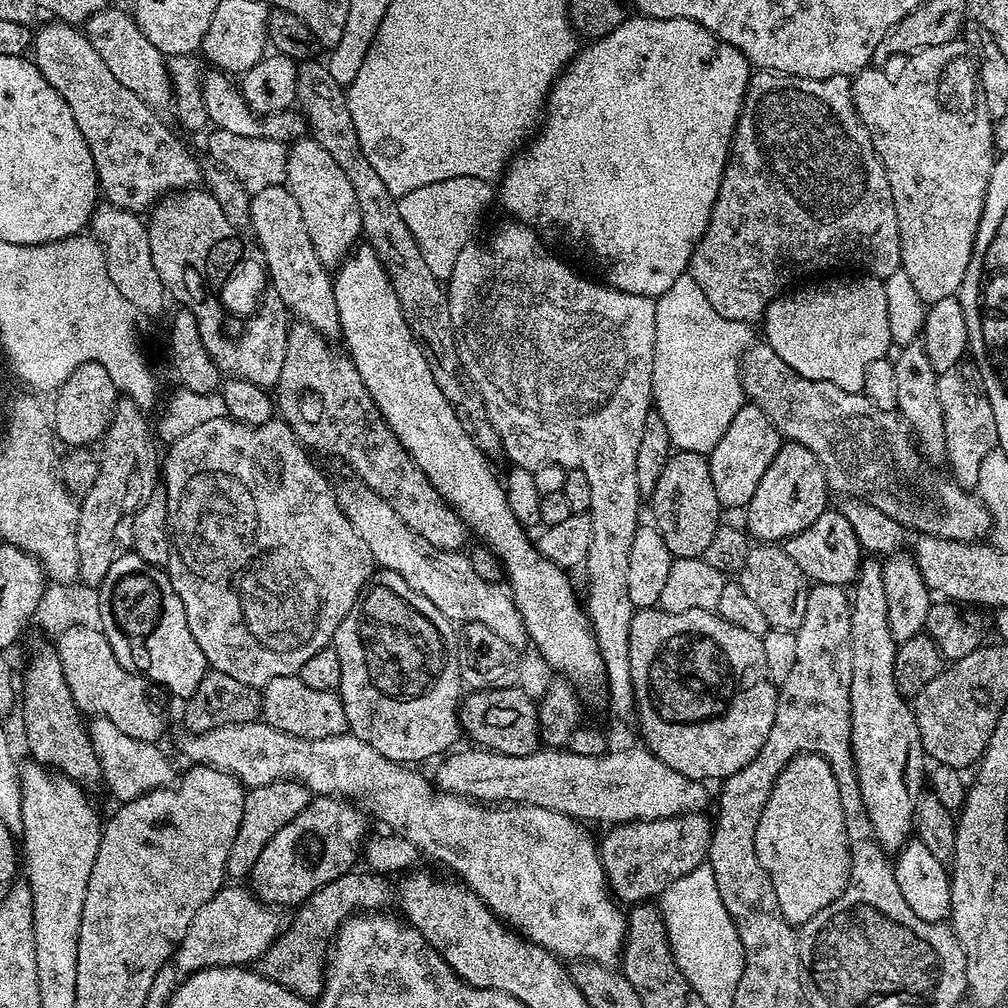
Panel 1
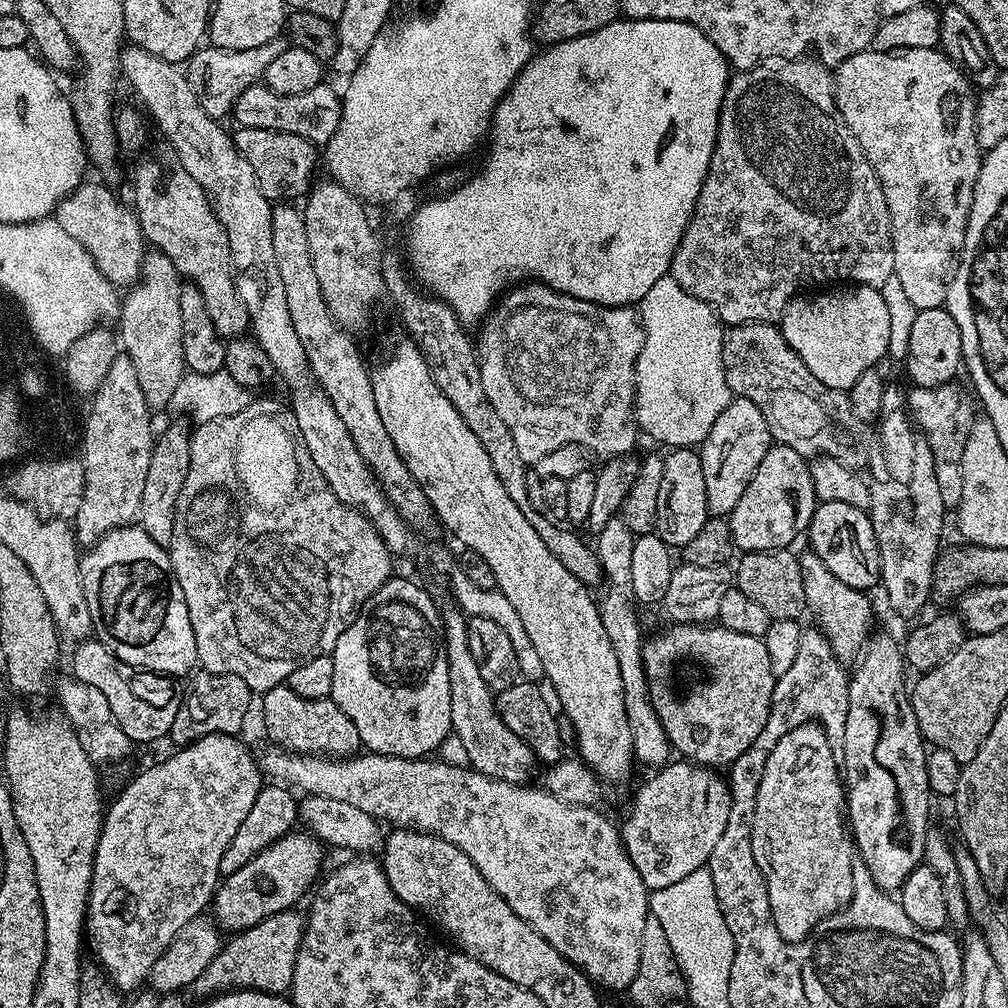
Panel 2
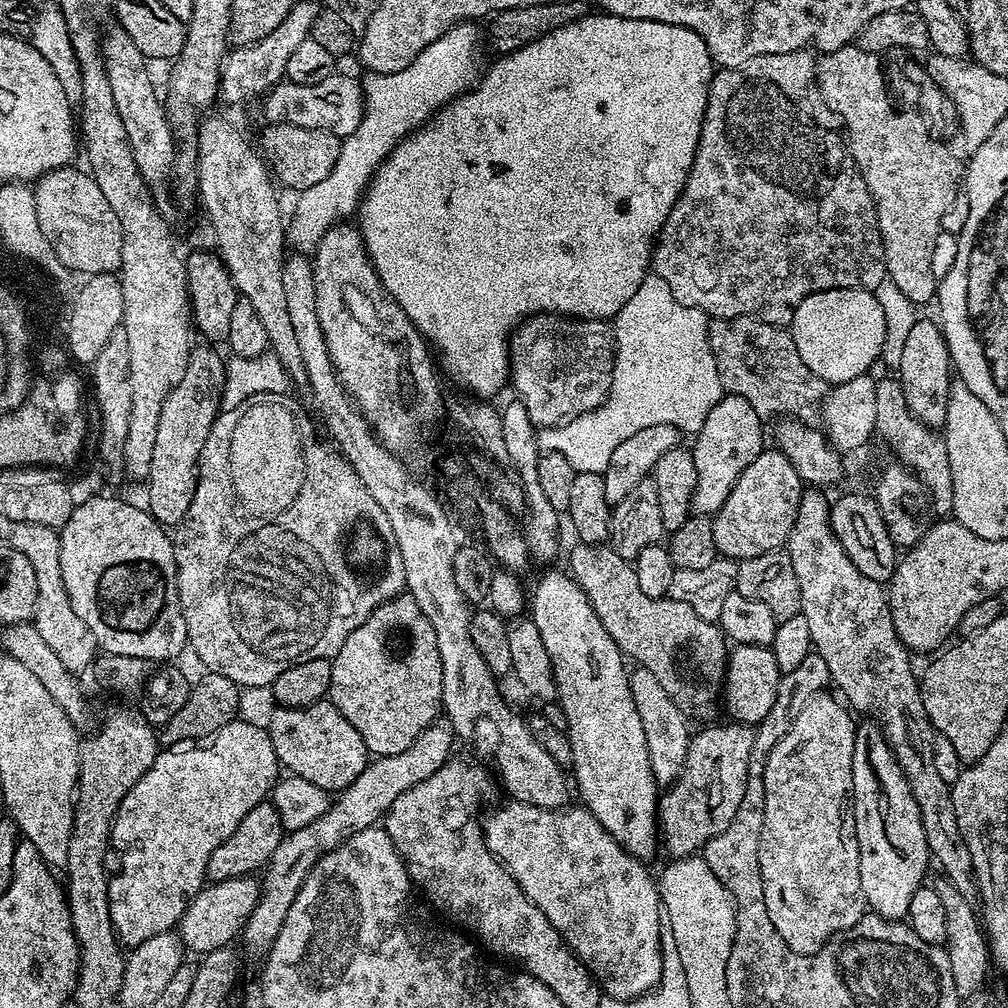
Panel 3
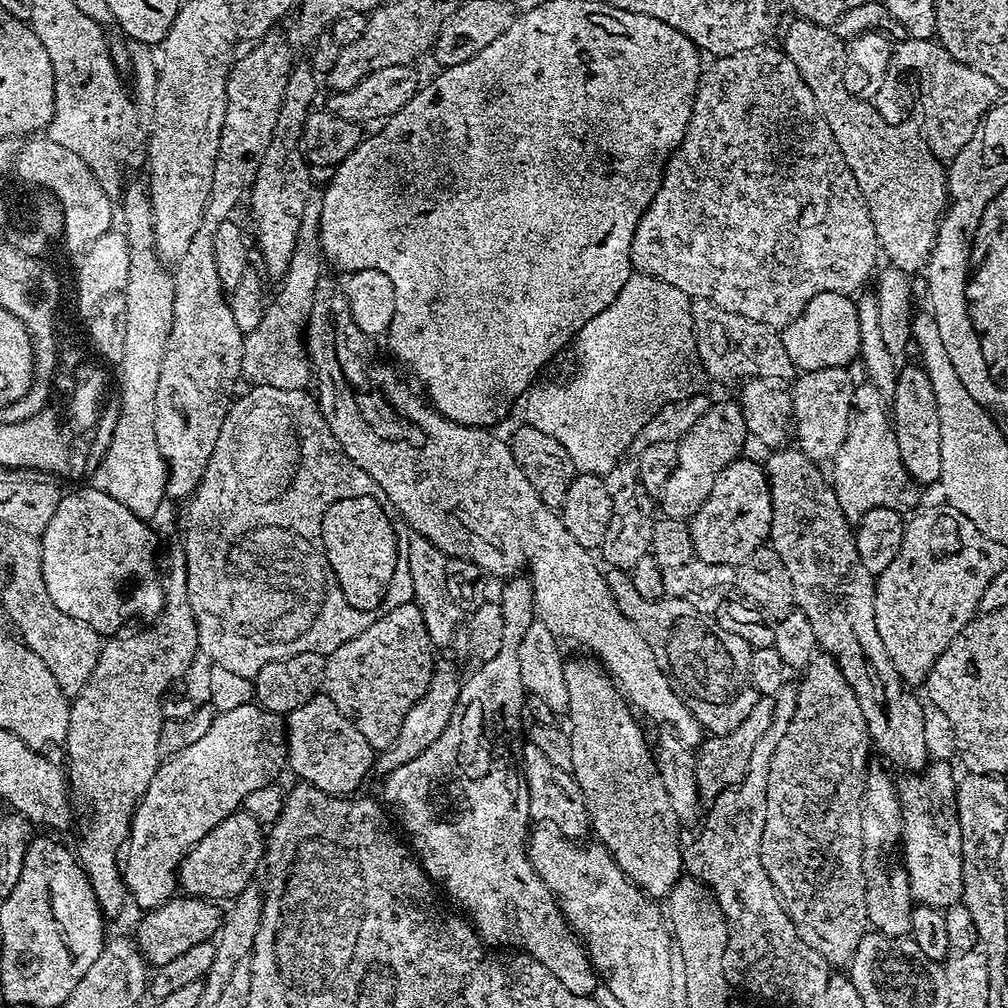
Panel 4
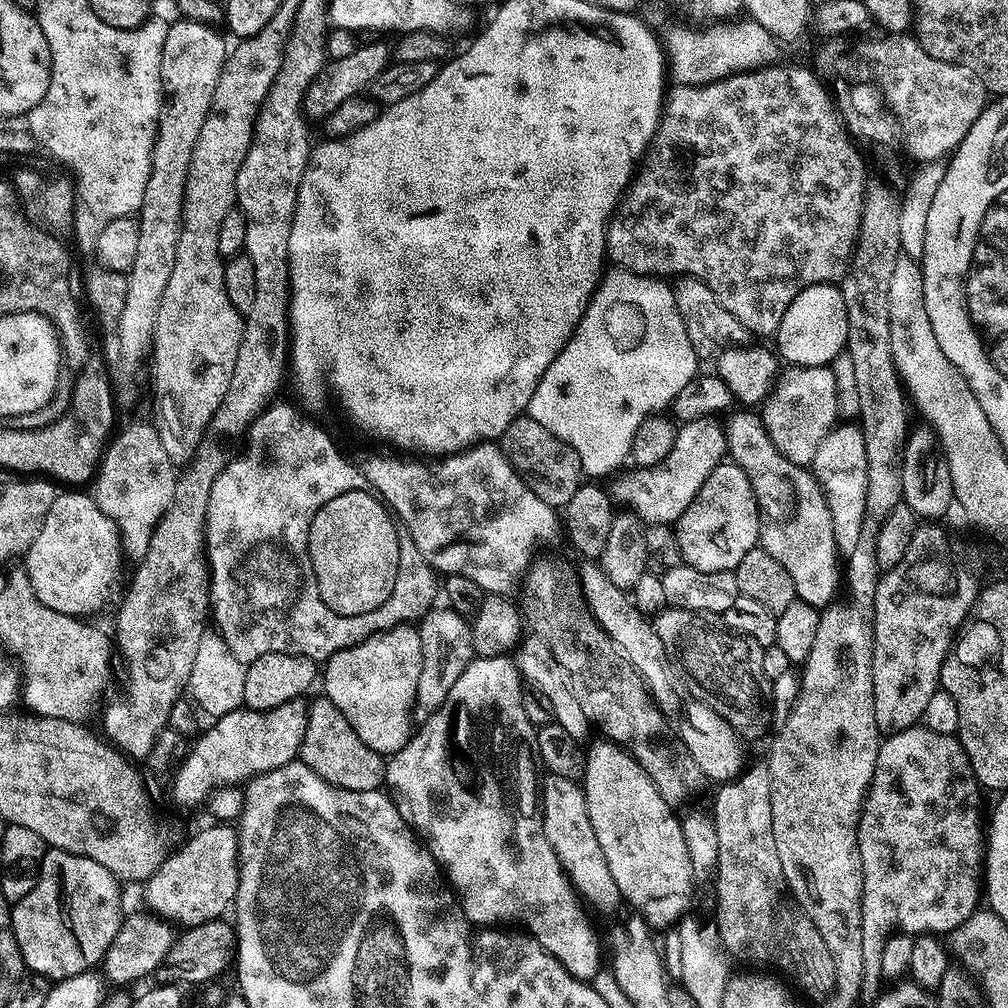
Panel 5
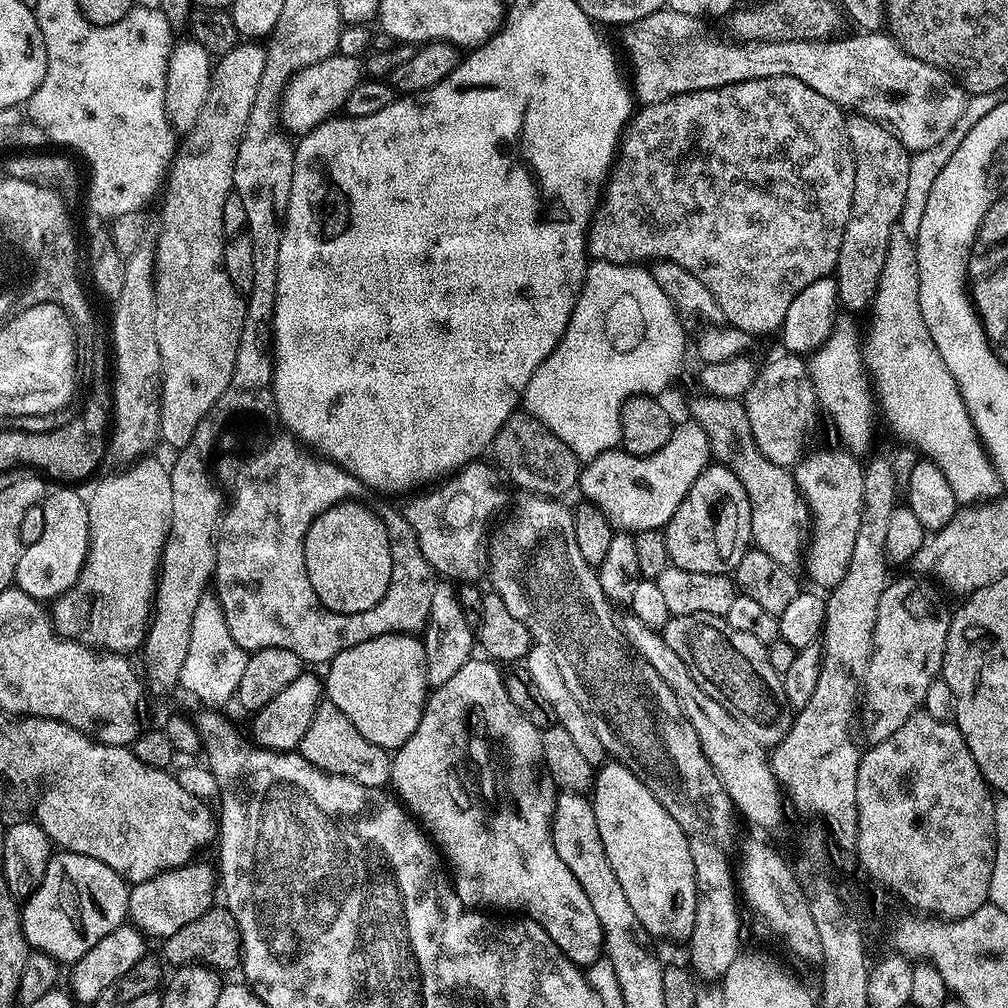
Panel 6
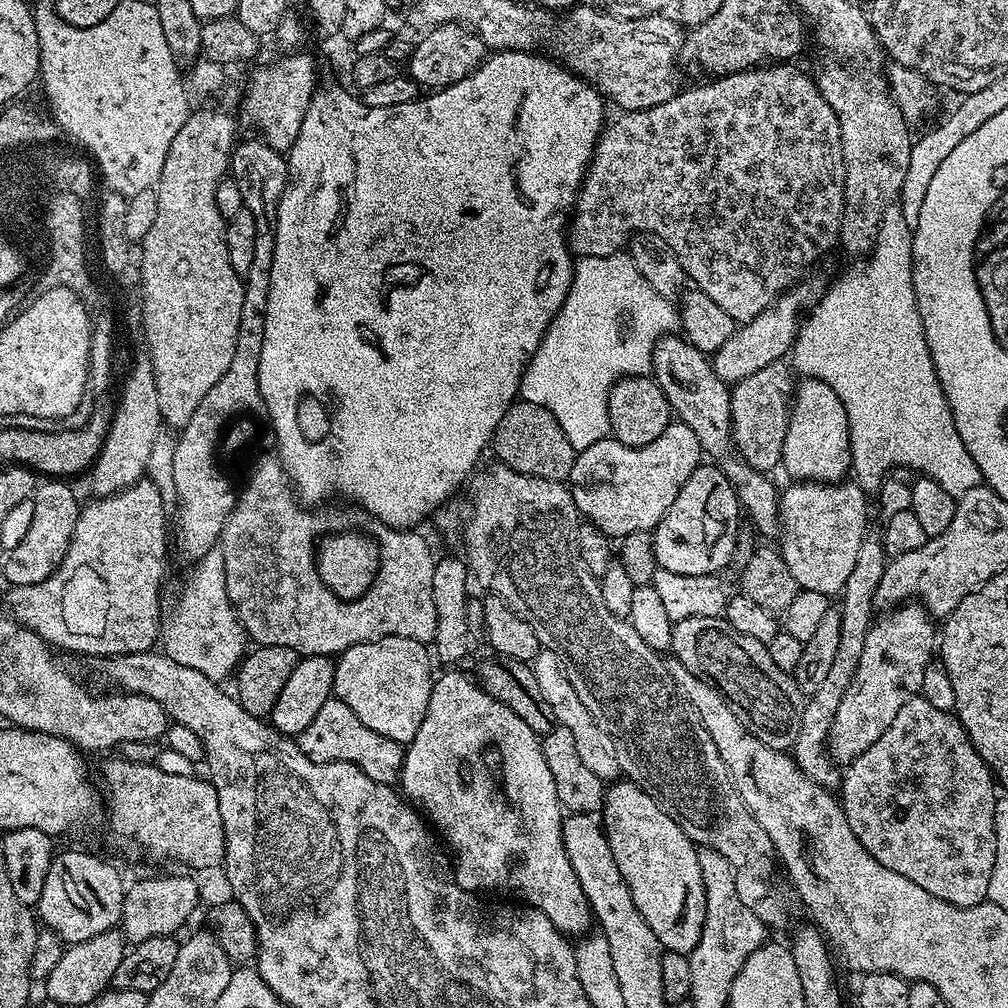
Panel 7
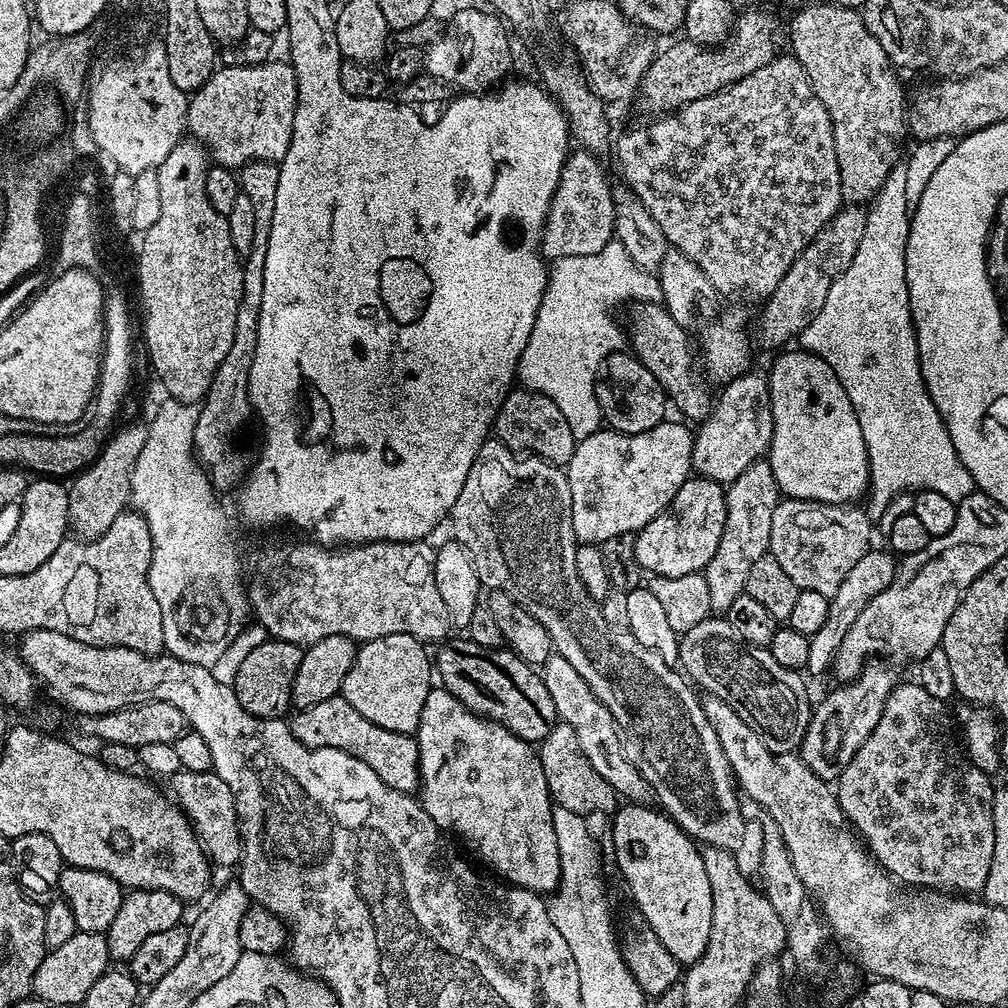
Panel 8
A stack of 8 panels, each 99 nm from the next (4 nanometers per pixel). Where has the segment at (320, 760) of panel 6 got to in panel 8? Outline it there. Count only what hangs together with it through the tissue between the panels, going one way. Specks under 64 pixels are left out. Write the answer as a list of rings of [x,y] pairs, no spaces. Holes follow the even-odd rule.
[[[337,694],[318,702],[309,708],[301,708],[290,720],[292,736],[298,738],[306,747],[333,748],[342,750],[347,756],[358,758],[386,782],[399,792],[415,793],[421,787],[420,779],[420,747],[409,733],[386,730],[370,722],[370,718],[362,718],[350,702],[344,700],[343,695]]]

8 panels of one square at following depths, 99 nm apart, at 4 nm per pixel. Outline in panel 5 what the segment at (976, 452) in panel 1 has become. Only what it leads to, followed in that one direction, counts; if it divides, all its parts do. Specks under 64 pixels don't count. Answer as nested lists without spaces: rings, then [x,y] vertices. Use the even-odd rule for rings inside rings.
[[[837,423],[835,428],[831,428],[822,438],[822,446],[818,446],[818,454],[814,454],[810,471],[822,486],[826,502],[830,506],[830,518],[834,522],[834,540],[839,546],[841,553],[847,554],[858,546],[858,538],[862,538],[862,522],[866,514],[866,442],[864,441],[864,431],[859,423],[844,424]]]

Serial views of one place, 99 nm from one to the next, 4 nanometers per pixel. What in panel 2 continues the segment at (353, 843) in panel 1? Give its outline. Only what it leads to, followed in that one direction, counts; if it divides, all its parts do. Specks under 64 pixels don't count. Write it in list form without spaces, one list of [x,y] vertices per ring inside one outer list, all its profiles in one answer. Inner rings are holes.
[[[307,830],[286,833],[278,842],[250,858],[242,870],[234,870],[234,874],[221,879],[210,905],[215,923],[225,933],[235,934],[274,914],[285,912],[287,908],[296,908],[299,900],[304,895],[307,897],[313,885],[321,879],[324,851],[325,845]]]

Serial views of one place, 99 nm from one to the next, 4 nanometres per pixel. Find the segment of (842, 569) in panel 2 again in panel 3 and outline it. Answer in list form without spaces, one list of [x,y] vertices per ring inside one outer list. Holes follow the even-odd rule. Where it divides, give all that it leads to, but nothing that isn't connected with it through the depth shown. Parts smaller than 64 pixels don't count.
[[[848,490],[845,496],[833,499],[830,504],[830,522],[842,550],[863,576],[881,582],[891,580],[892,572],[896,568],[898,550],[886,530],[886,522],[882,522],[882,514],[871,495],[862,500],[859,491]]]

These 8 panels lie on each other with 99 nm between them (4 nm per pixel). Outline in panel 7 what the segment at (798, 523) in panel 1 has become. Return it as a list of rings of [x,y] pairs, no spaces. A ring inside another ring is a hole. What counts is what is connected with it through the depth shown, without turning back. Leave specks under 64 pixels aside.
[[[704,462],[701,463],[691,474],[690,478],[682,486],[682,490],[678,490],[678,498],[674,498],[674,502],[670,506],[670,510],[666,510],[666,514],[656,523],[656,527],[651,529],[652,534],[652,557],[656,560],[657,568],[665,568],[674,574],[702,574],[703,576],[710,576],[713,574],[723,573],[723,568],[727,566],[731,560],[732,555],[735,557],[738,552],[738,537],[740,532],[740,516],[742,520],[742,509],[740,507],[740,500],[736,496],[736,487],[730,482],[730,478],[724,472],[723,467],[717,466],[715,463]]]

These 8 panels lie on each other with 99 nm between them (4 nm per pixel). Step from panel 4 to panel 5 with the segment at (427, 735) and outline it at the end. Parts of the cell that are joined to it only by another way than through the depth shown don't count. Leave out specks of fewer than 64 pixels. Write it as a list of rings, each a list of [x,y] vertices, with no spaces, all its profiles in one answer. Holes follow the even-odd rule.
[[[434,606],[419,621],[420,637],[422,638],[422,675],[418,678],[414,716],[423,722],[433,716],[446,702],[446,694],[462,678],[462,670],[472,663],[472,625],[465,617],[447,606]]]

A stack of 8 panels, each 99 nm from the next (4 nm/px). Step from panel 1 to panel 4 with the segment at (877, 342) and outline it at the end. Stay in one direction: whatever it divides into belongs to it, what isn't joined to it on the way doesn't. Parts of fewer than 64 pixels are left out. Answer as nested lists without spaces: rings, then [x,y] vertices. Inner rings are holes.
[[[827,292],[818,294],[810,298],[806,310],[794,318],[780,332],[782,346],[786,346],[786,354],[790,354],[790,362],[801,373],[817,372],[823,368],[842,368],[851,365],[851,360],[855,361],[860,354],[860,334],[858,332],[858,310],[856,309],[856,300],[852,296],[843,296]]]

